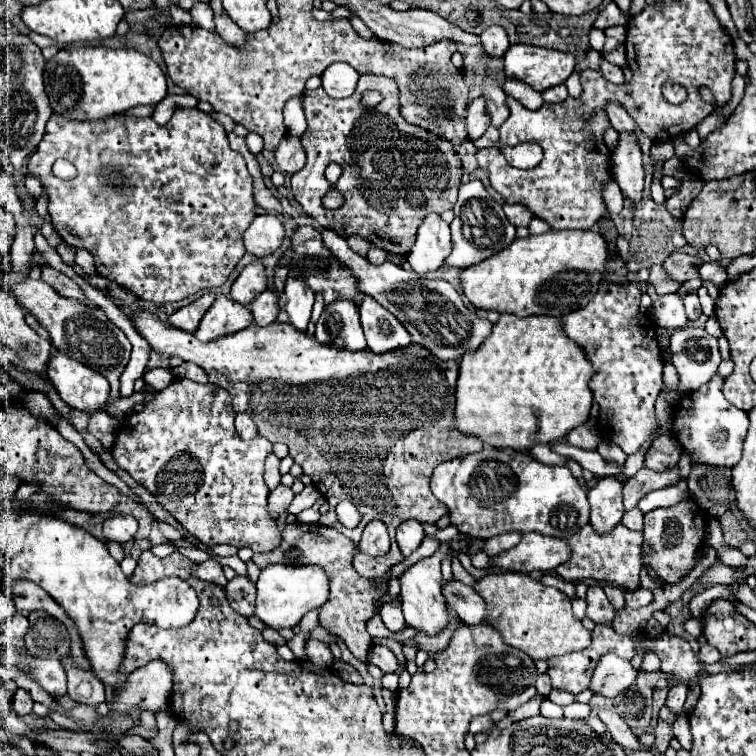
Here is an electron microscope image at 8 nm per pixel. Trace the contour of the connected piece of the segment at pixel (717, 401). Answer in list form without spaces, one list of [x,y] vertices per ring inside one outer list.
[[[716,373],[706,385],[690,393],[688,407],[674,407],[672,433],[682,445],[684,453],[690,453],[692,463],[696,465],[714,465],[714,467],[734,467],[742,455],[742,441],[748,429],[748,415],[722,397],[722,375]]]

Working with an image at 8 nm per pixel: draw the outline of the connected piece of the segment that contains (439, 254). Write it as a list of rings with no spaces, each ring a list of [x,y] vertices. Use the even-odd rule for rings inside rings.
[[[432,213],[420,225],[416,243],[406,255],[406,261],[418,275],[424,275],[442,267],[444,259],[450,255],[450,249],[450,227],[440,219],[440,215]]]

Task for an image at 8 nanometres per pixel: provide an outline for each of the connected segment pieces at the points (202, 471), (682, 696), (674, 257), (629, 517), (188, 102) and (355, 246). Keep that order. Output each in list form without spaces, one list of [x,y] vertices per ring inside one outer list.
[[[176,379],[170,387],[162,389],[154,401],[146,403],[140,413],[132,413],[128,423],[122,423],[112,457],[120,469],[128,471],[134,481],[144,485],[158,503],[206,547],[228,543],[238,549],[248,547],[256,553],[266,553],[276,549],[282,537],[274,519],[266,513],[266,497],[270,491],[262,475],[264,459],[270,451],[272,443],[268,439],[260,435],[242,439],[236,433],[230,393],[212,383],[202,385],[190,379]]]
[[[676,683],[676,685],[670,687],[668,699],[666,699],[666,707],[668,707],[674,715],[680,715],[680,713],[682,713],[684,701],[686,701],[686,693],[688,693],[688,685]]]
[[[672,253],[666,263],[664,263],[664,269],[668,271],[670,277],[678,279],[678,281],[688,281],[688,279],[694,279],[698,277],[698,267],[702,265],[704,261],[696,255],[686,255],[686,253]]]
[[[638,507],[632,509],[632,511],[626,511],[624,517],[622,517],[622,523],[628,529],[632,529],[632,531],[642,531],[642,527],[644,527],[644,513]]]
[[[170,95],[170,97],[164,97],[158,105],[156,105],[156,111],[154,111],[154,119],[158,123],[164,123],[172,117],[172,113],[178,109],[178,107],[196,107],[198,99],[192,97],[192,95]]]
[[[352,235],[348,237],[346,240],[349,247],[353,251],[358,253],[360,256],[366,258],[368,250],[371,246],[371,243],[369,241],[366,241],[366,239],[360,237],[359,235]]]

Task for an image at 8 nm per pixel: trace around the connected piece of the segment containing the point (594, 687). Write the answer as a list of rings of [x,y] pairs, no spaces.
[[[608,653],[598,661],[594,669],[590,691],[602,697],[616,697],[618,693],[626,691],[636,677],[638,677],[638,671],[632,667],[632,663],[622,661],[614,653]]]

